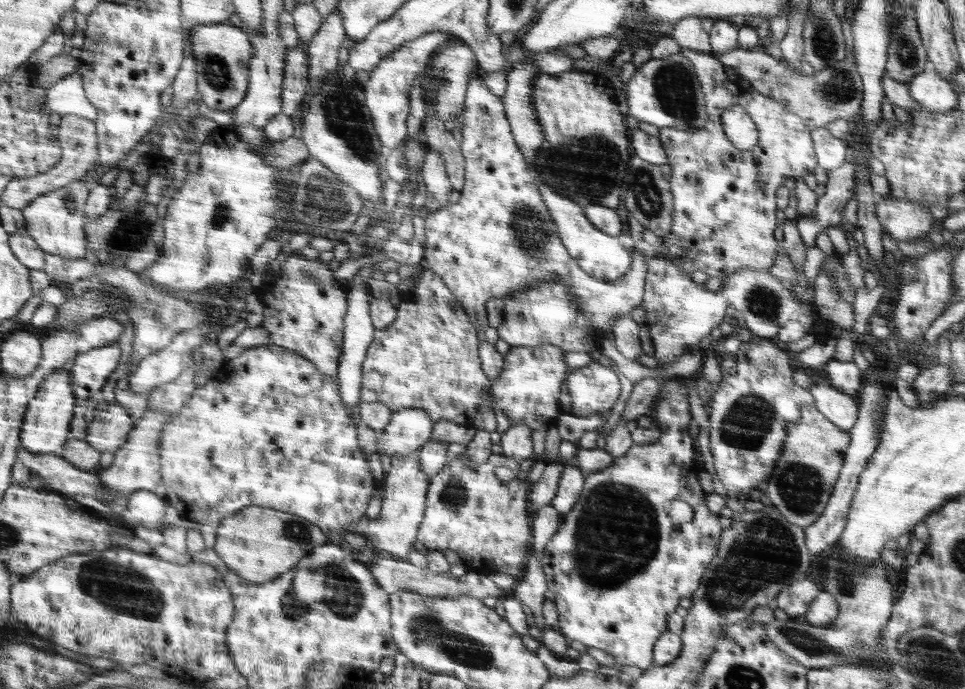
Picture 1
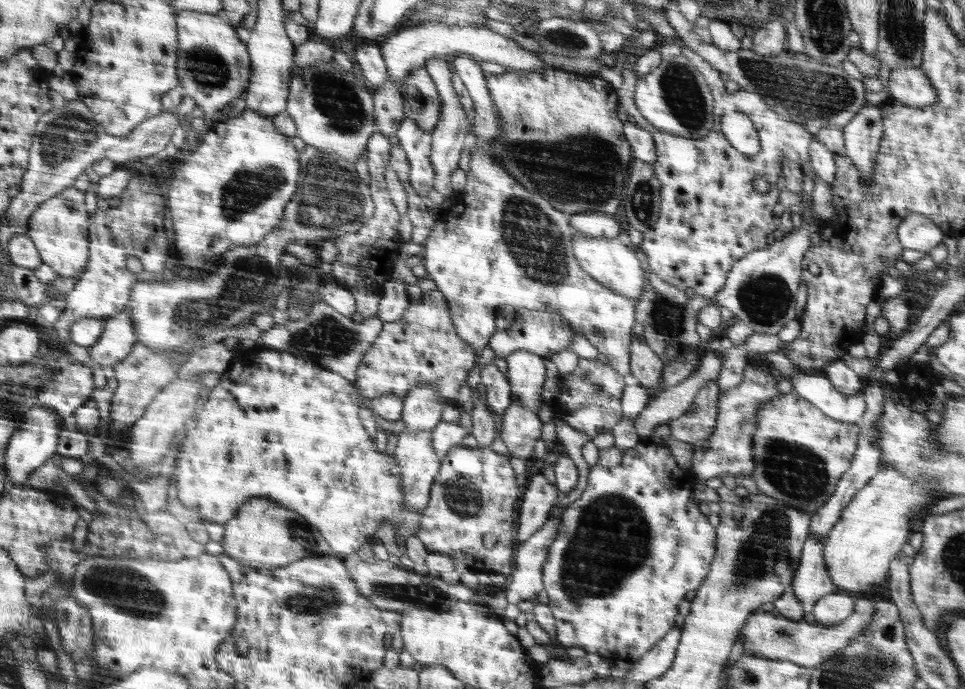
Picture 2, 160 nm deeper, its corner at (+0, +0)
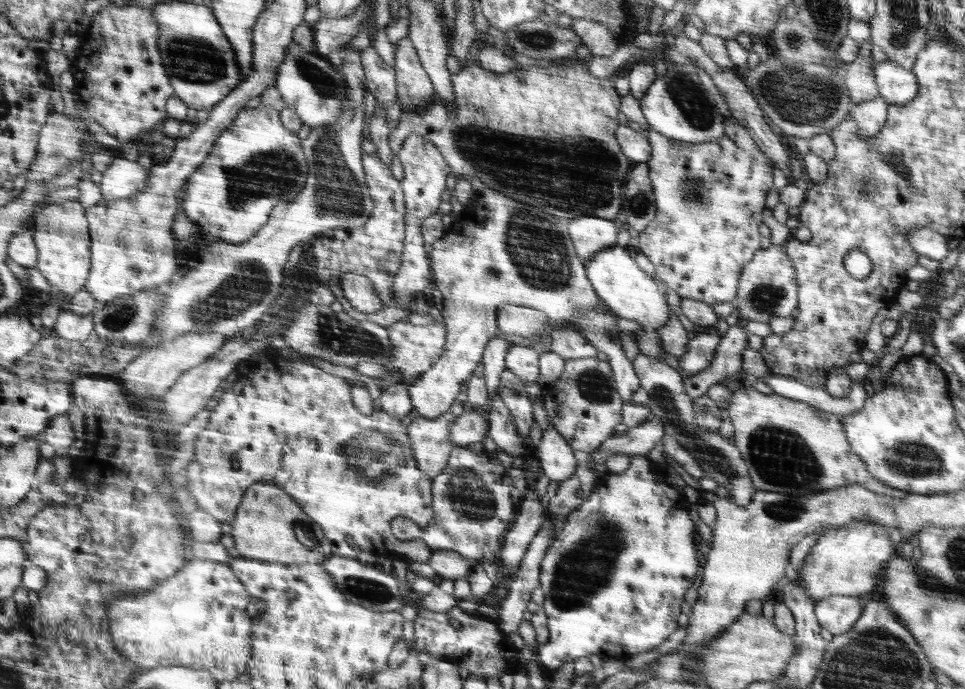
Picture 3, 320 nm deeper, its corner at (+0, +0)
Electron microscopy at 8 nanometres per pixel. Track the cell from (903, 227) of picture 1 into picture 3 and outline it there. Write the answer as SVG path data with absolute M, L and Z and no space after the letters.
M918 227L909 232L908 242L917 254L927 256L936 262L944 260L948 254L949 238L934 230Z

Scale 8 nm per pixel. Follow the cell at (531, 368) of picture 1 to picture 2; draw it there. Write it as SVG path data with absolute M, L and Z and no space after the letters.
M517 351L506 358L507 378L511 386L512 398L518 398L521 403L536 414L542 414L542 406L546 406L546 378L550 378L550 356L534 354L528 351Z

